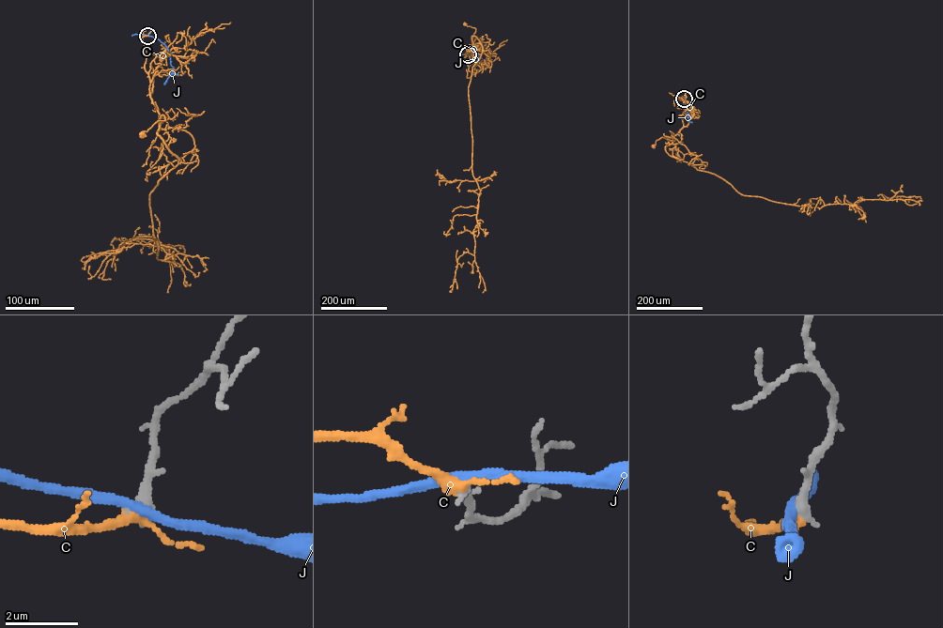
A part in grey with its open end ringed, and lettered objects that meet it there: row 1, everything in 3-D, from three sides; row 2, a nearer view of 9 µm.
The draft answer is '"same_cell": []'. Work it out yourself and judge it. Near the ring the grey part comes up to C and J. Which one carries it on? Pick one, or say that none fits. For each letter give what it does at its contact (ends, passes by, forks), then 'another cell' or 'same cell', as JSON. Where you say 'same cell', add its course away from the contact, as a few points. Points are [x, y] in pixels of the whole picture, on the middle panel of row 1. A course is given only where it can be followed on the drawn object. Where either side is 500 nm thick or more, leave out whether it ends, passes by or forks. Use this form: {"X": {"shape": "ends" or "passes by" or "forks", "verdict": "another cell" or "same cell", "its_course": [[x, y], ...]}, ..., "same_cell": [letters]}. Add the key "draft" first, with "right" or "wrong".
{"draft": "wrong", "C": {"shape": "passes by", "verdict": "same cell", "its_course": [[468, 54], [464, 54], [467, 55], [471, 48], [475, 28], [464, 23]]}, "J": {"shape": "passes by", "verdict": "another cell"}, "same_cell": ["C"]}

